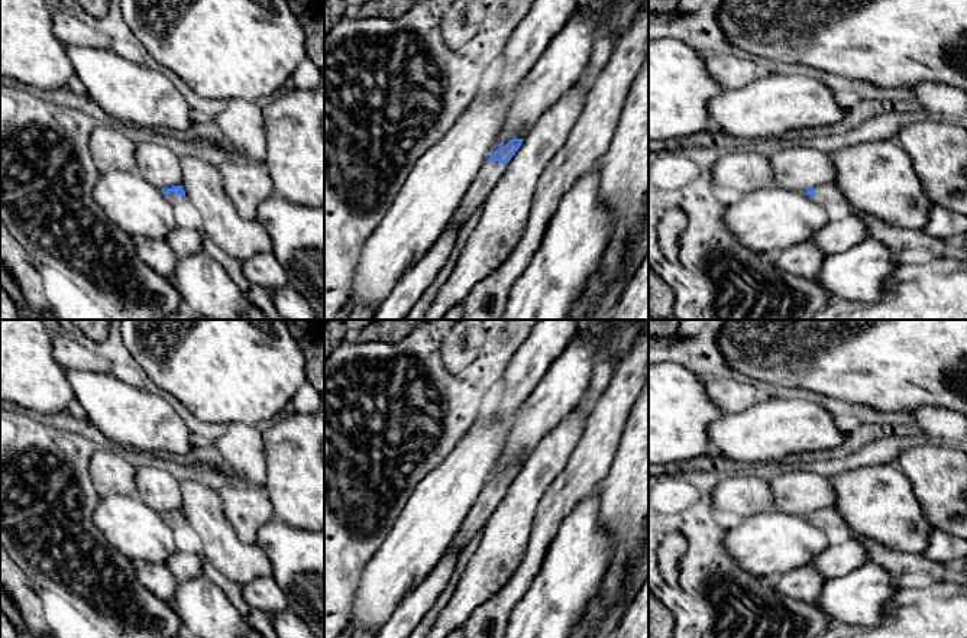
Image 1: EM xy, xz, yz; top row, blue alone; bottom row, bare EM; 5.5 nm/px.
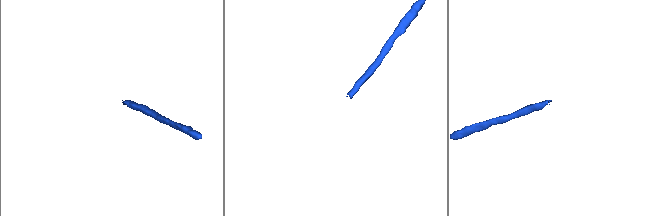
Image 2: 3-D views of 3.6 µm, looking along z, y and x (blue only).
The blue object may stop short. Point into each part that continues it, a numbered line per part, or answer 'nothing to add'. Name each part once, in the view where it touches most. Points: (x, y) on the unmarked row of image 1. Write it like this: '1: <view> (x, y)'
1: xy (187, 540)

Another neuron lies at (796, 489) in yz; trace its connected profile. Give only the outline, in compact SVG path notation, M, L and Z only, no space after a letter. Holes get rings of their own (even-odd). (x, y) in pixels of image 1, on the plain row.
M792 463L770 472L773 509L808 516L821 509L829 511L835 503L829 477L814 473L808 466Z

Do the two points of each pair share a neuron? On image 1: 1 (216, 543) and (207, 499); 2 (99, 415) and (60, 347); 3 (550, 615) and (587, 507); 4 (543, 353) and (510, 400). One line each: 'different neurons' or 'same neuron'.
1: same neuron
2: different neurons
3: same neuron
4: same neuron

